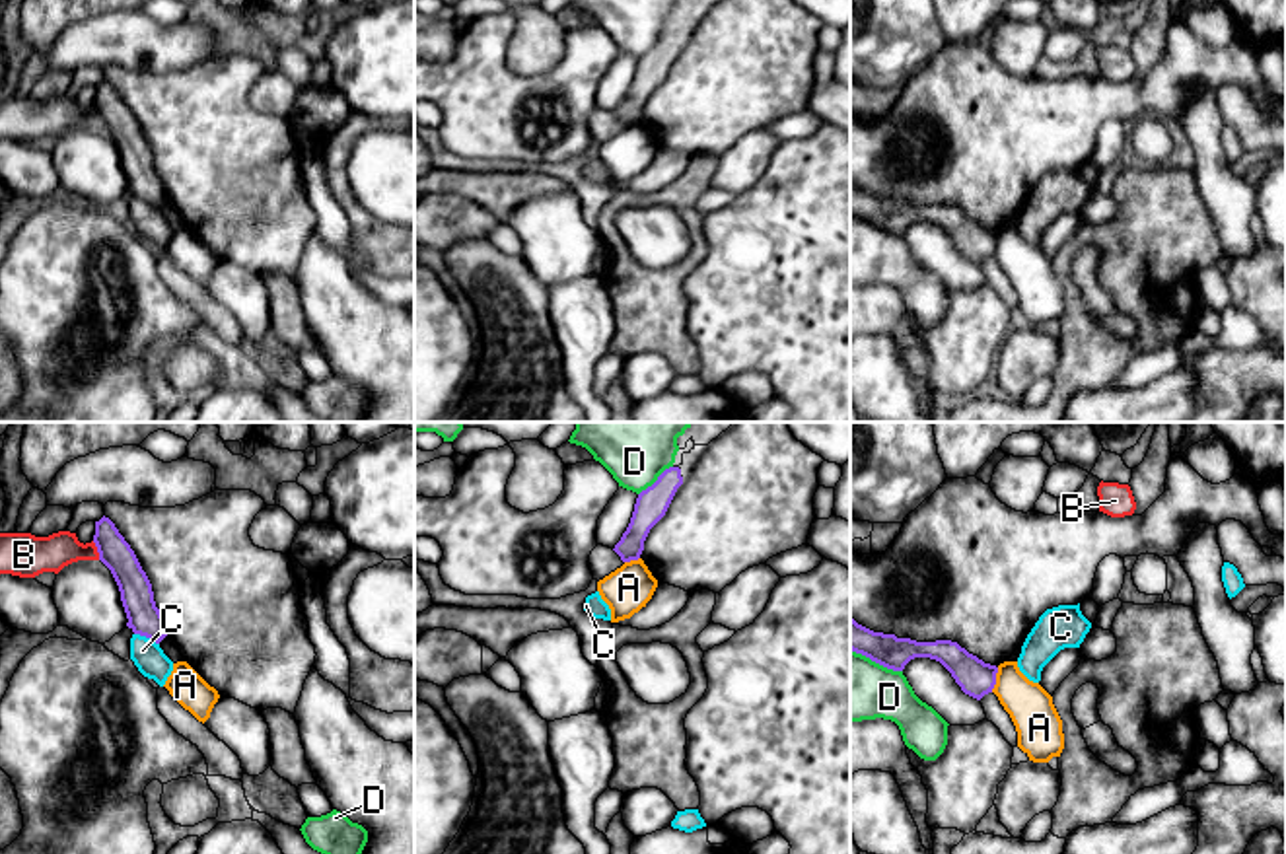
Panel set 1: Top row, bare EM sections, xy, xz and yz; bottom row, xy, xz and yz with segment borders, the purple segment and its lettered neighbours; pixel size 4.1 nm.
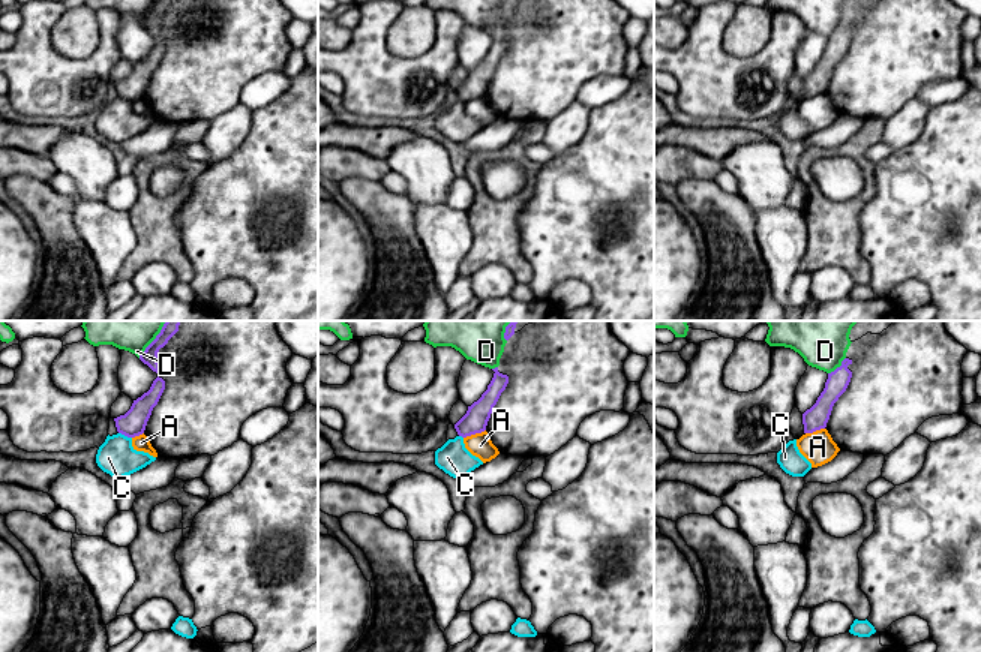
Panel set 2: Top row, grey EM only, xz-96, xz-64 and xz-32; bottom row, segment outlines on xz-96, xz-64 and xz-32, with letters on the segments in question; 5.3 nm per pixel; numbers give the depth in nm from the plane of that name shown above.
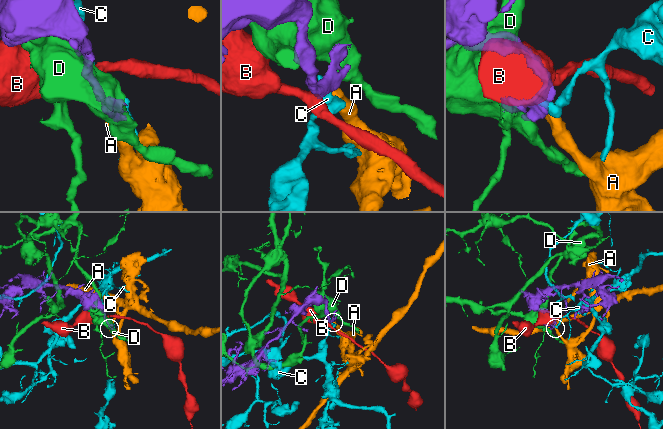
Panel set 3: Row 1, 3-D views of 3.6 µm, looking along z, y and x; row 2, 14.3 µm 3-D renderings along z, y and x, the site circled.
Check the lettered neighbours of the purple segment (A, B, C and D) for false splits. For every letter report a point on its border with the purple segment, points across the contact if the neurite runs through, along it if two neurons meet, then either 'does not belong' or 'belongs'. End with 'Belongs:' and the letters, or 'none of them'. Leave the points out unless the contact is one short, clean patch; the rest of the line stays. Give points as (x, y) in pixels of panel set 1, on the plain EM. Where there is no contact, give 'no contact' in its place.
A: meets purple in yz at (995, 244); border along yz (999, 232), (991, 255); does not belong
B: meets purple in xy at (98, 115); border along xy (92, 106), (100, 123); does not belong
C: meets purple in xy at (146, 201); border along xy (135, 197), (158, 209); does not belong
D: meets purple in xz at (656, 45); does not belong
Belongs: none of them

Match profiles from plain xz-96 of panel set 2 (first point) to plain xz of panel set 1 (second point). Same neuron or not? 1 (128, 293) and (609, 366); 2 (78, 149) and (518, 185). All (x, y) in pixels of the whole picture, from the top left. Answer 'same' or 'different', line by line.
1: same
2: different

